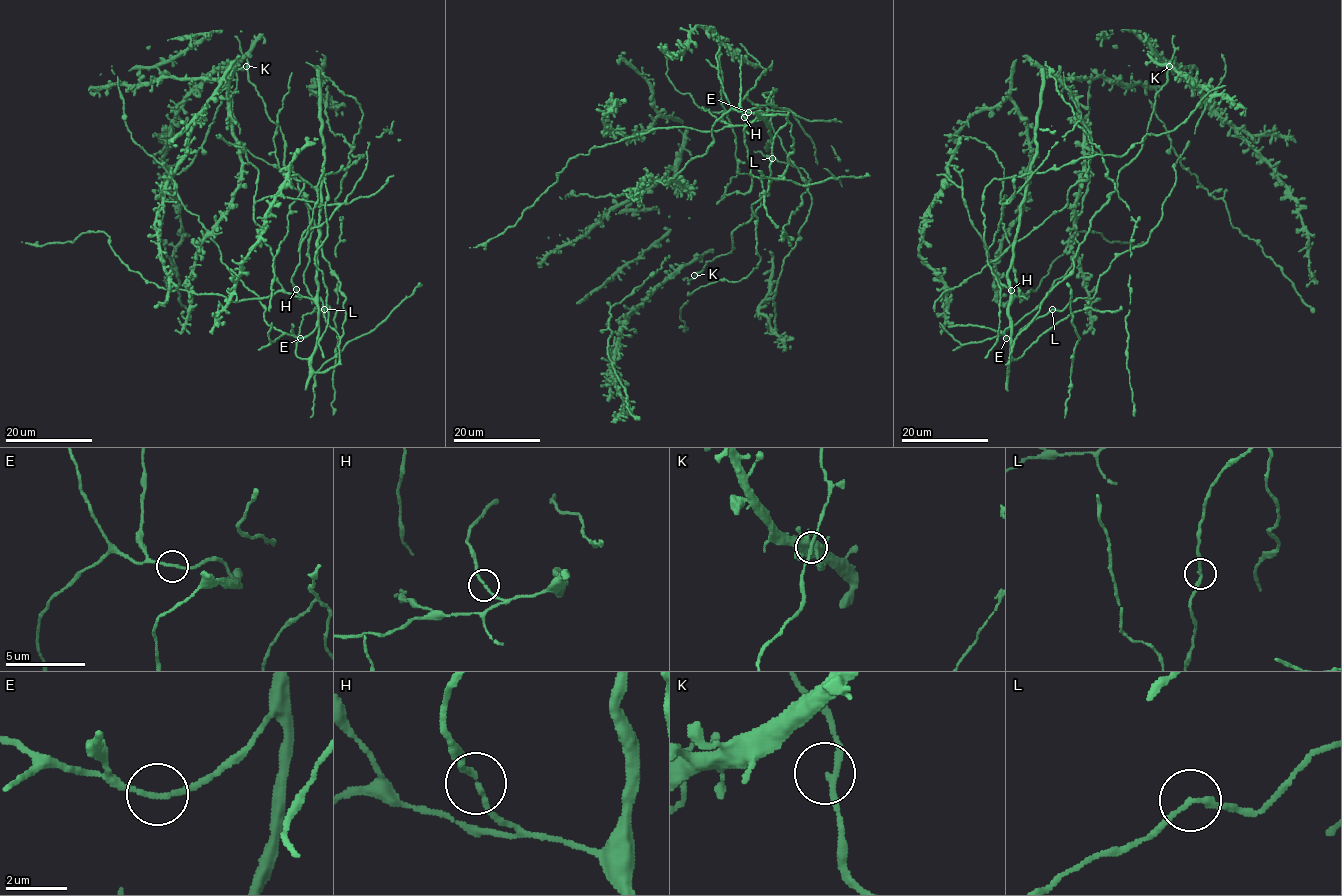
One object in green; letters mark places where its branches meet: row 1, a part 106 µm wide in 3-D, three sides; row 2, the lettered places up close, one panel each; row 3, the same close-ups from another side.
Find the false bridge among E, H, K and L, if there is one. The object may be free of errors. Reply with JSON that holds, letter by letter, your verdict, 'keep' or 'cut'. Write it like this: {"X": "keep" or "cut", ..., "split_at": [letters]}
{"E": "keep", "H": "keep", "K": "keep", "L": "keep", "split_at": []}

